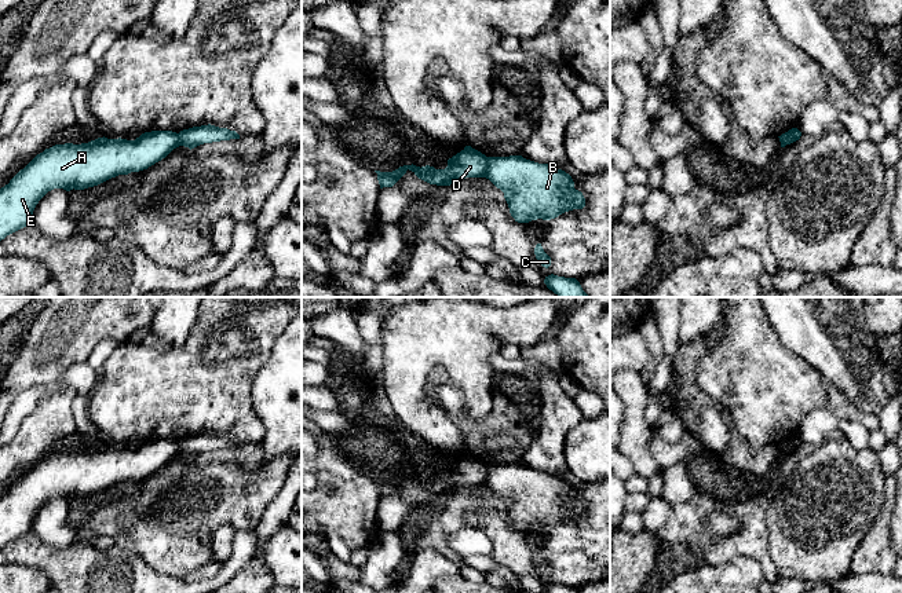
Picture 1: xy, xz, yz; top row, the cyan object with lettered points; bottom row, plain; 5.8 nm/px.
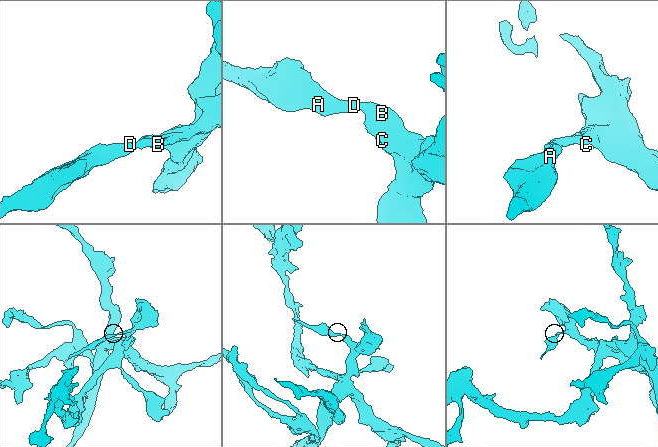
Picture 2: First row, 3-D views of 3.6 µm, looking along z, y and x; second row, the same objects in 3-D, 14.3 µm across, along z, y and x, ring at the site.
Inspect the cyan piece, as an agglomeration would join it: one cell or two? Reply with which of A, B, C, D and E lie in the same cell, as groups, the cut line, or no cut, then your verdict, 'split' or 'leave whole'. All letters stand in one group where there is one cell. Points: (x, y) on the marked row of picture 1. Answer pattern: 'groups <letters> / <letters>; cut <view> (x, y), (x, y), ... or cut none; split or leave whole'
groups A D E / B C; cut xz (489, 157), (484, 176); split

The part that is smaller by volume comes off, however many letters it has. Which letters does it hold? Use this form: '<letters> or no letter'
A, D, E

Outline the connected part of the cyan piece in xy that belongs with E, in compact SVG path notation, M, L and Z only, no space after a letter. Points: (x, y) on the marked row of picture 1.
M172 131L145 132L135 140L98 138L88 143L55 144L37 154L8 184L0 188L0 241L32 224L39 201L54 188L84 190L118 175L147 169L180 146L179 133Z

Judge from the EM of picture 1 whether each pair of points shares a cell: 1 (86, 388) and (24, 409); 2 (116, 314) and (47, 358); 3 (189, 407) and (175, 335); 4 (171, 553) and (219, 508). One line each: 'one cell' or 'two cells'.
1: one cell
2: one cell
3: two cells
4: one cell

